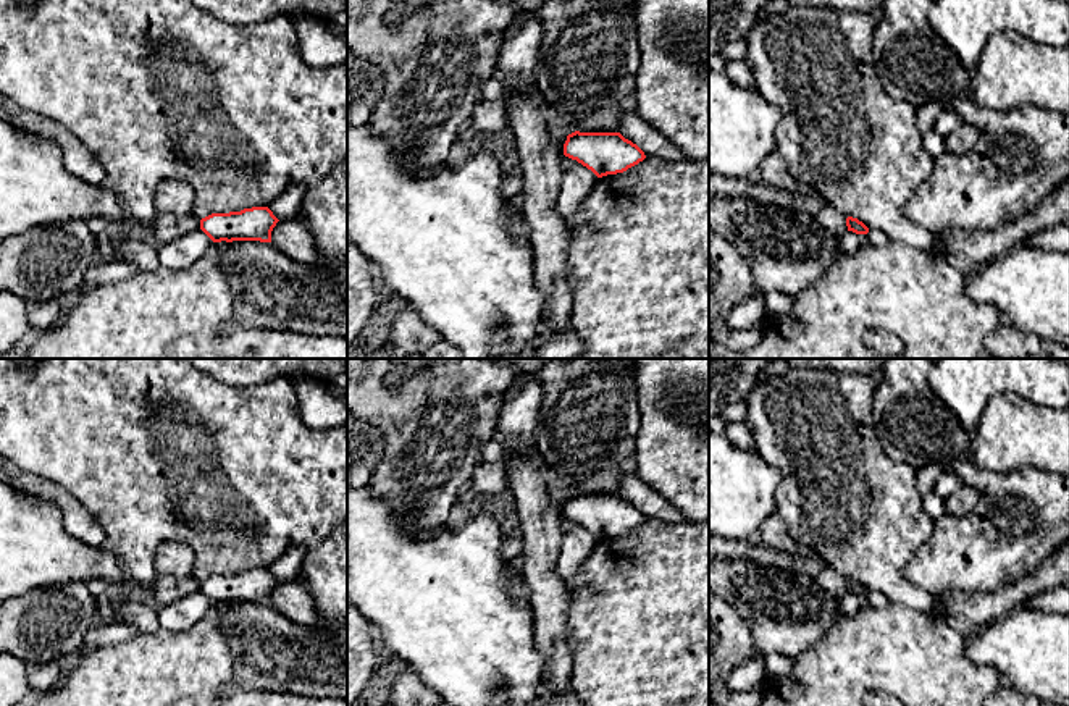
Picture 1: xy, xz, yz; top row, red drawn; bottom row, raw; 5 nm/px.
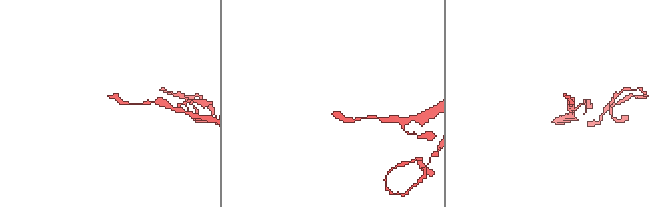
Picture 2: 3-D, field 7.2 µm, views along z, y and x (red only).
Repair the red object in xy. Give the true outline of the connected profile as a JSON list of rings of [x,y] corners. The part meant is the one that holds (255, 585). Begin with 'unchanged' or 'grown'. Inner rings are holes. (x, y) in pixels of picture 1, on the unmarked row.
unchanged; [[[252,569],[241,574],[212,575],[200,582],[200,591],[213,604],[271,604],[271,593],[278,583],[268,569]]]

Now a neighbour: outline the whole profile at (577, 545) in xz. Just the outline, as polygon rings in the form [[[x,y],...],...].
[[[576,525],[573,530],[564,533],[555,561],[555,572],[562,578],[573,575],[588,559],[596,543],[597,538],[581,525]]]

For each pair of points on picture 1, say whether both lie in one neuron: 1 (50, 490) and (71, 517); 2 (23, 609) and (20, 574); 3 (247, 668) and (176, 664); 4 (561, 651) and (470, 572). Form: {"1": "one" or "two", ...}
{"1": "one", "2": "two", "3": "two", "4": "two"}

